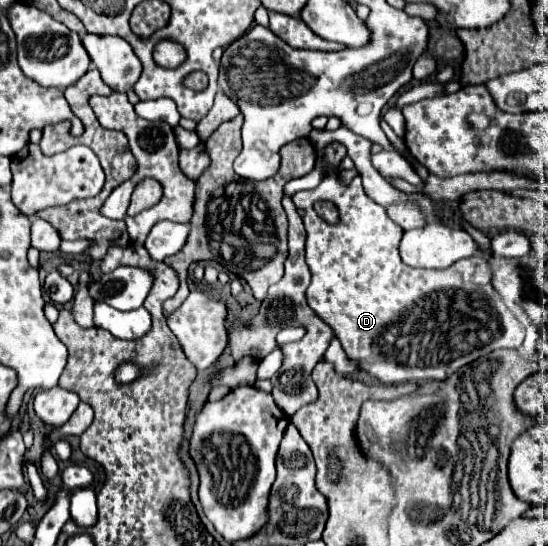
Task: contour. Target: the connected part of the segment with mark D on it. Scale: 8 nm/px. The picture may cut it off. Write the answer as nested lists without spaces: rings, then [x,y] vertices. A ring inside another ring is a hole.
[[[331,174],[317,188],[297,192],[293,202],[297,208],[305,210],[305,260],[313,276],[307,288],[307,304],[315,316],[331,326],[347,358],[355,360],[361,372],[367,372],[385,384],[445,380],[461,366],[471,364],[493,350],[521,346],[525,328],[493,290],[489,264],[481,256],[471,256],[445,270],[421,270],[407,266],[399,256],[403,230],[389,220],[383,206],[363,192],[359,176],[355,176],[349,186],[341,186],[337,174]],[[317,200],[337,206],[337,224],[329,224],[317,216],[313,208]]]

